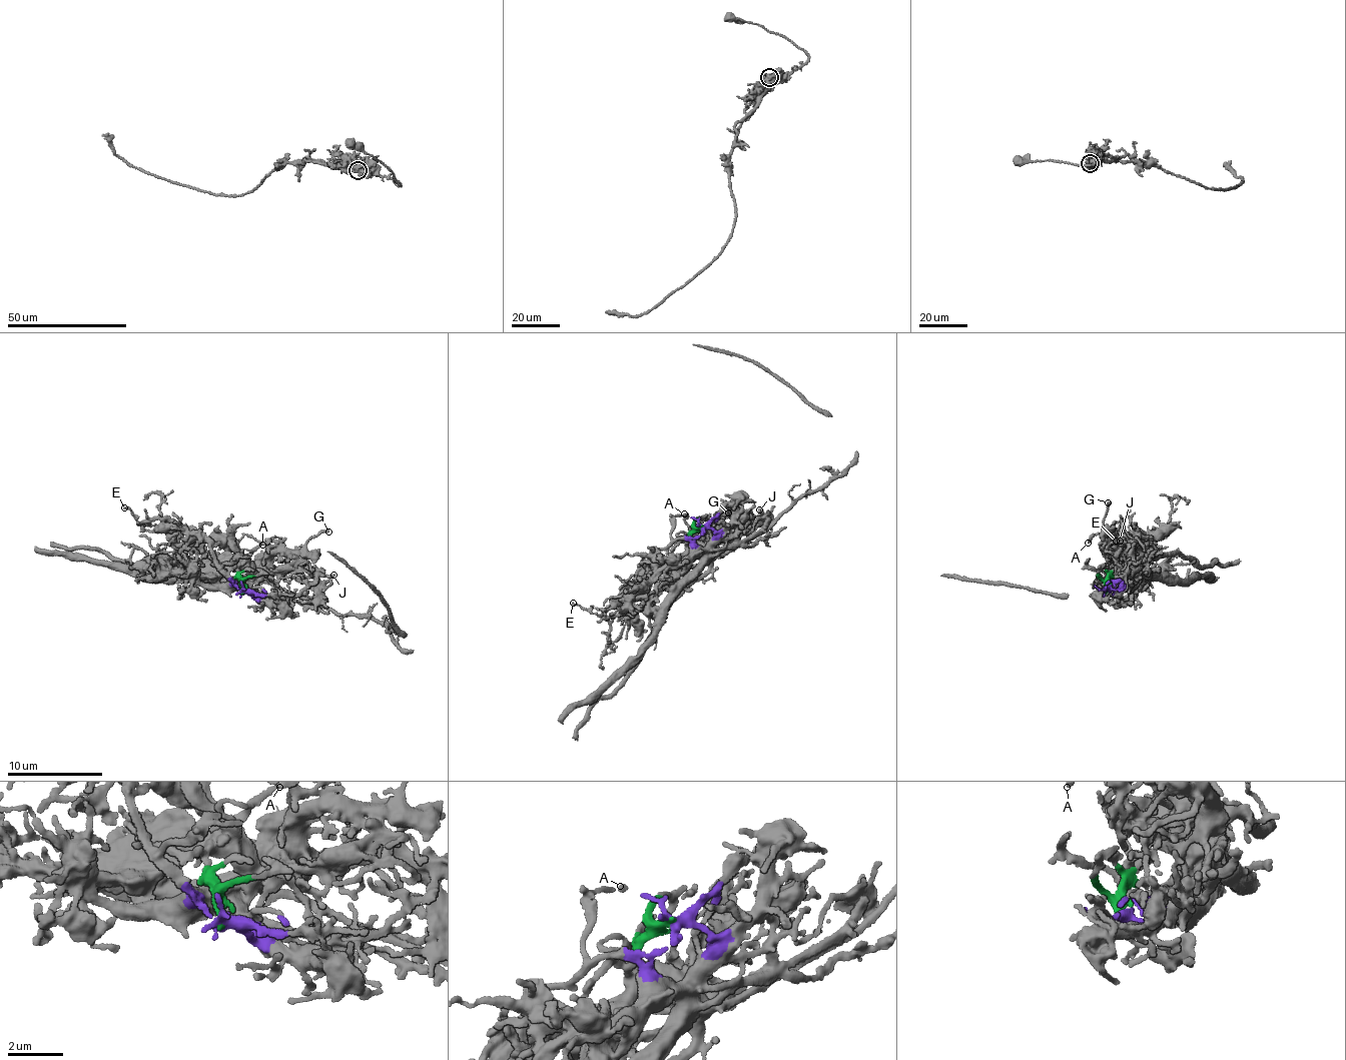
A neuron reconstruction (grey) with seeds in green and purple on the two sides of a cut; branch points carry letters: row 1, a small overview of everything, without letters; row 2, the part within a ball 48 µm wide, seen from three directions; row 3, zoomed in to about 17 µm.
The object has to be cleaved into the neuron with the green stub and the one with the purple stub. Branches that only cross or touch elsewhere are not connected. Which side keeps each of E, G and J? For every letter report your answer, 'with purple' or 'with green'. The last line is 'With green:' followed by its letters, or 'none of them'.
E: with green
G: with purple
J: with purple
With green: E

